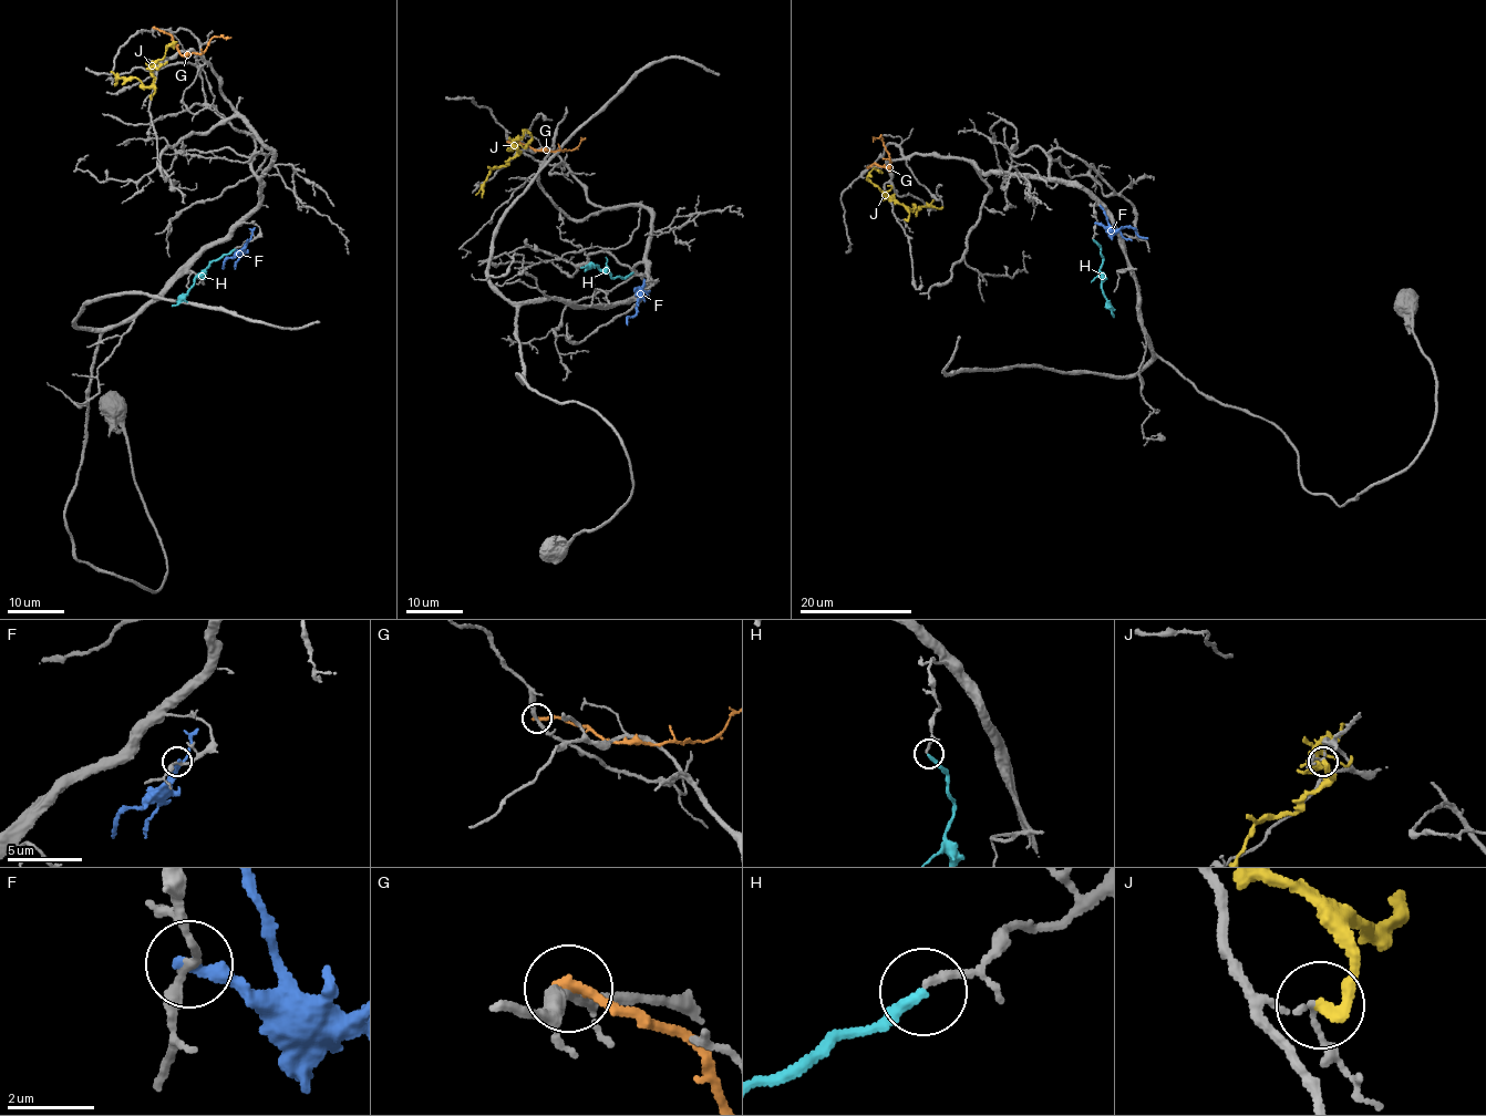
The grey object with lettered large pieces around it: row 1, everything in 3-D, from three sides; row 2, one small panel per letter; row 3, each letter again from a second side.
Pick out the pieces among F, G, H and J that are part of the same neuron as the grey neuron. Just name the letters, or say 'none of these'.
none of these

